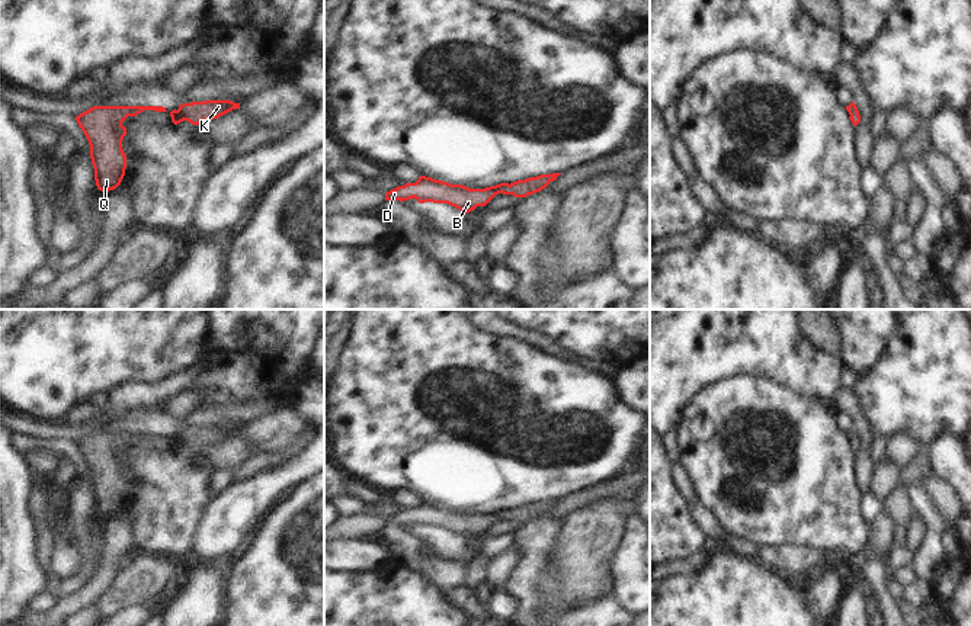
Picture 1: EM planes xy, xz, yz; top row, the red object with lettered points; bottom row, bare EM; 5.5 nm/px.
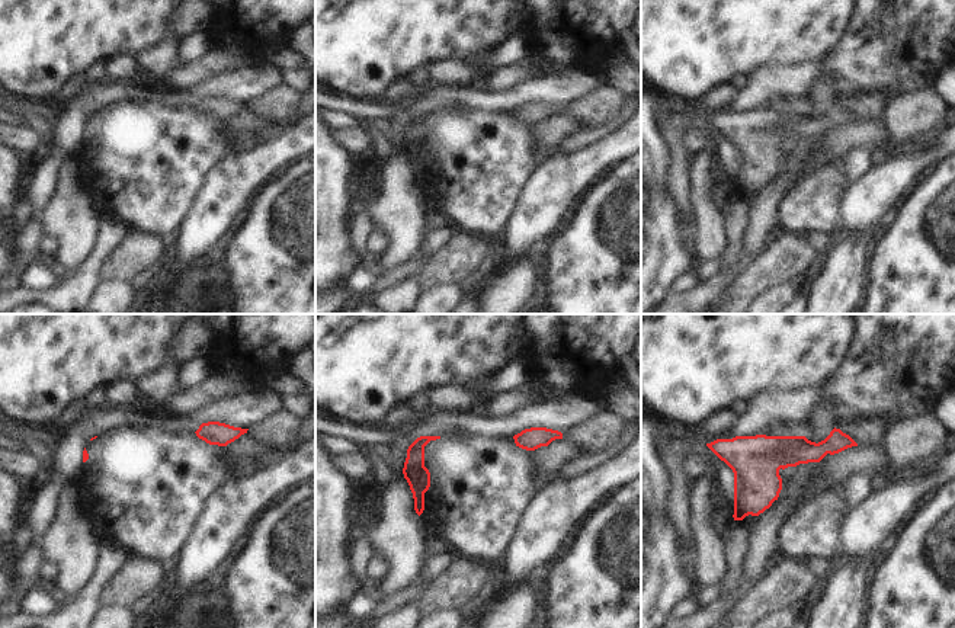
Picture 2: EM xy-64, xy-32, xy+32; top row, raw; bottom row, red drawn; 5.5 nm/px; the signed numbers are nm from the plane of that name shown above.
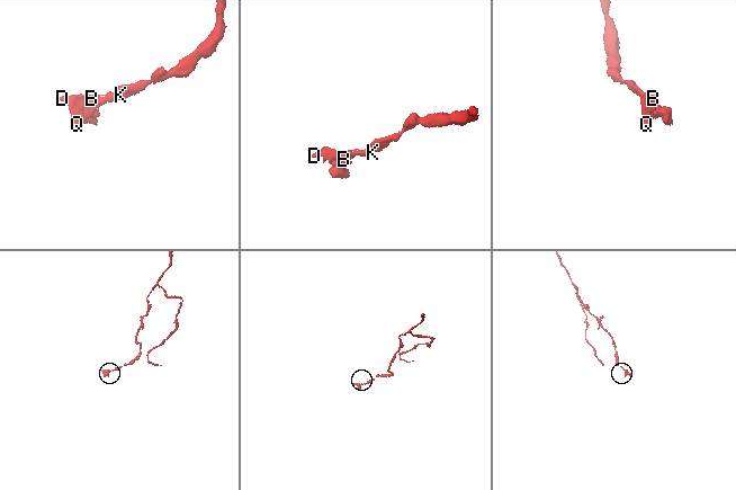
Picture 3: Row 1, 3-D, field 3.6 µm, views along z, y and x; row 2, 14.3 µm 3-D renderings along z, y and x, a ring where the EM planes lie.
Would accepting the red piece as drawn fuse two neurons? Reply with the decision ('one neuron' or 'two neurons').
one neuron

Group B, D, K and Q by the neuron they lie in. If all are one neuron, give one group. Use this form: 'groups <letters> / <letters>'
groups B D K Q

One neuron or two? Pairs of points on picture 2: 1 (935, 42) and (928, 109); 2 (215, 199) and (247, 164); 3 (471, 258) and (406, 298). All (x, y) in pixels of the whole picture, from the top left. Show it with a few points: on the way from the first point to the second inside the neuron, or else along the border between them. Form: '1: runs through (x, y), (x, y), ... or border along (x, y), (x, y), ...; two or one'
1: border along (932, 86), (897, 96); two
2: runs through (224, 191), (242, 173); one
3: border along (432, 256), (423, 268), (419, 288); two

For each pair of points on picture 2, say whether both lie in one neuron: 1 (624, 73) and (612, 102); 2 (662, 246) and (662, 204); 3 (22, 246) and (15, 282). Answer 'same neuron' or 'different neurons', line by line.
1: different neurons
2: same neuron
3: same neuron

